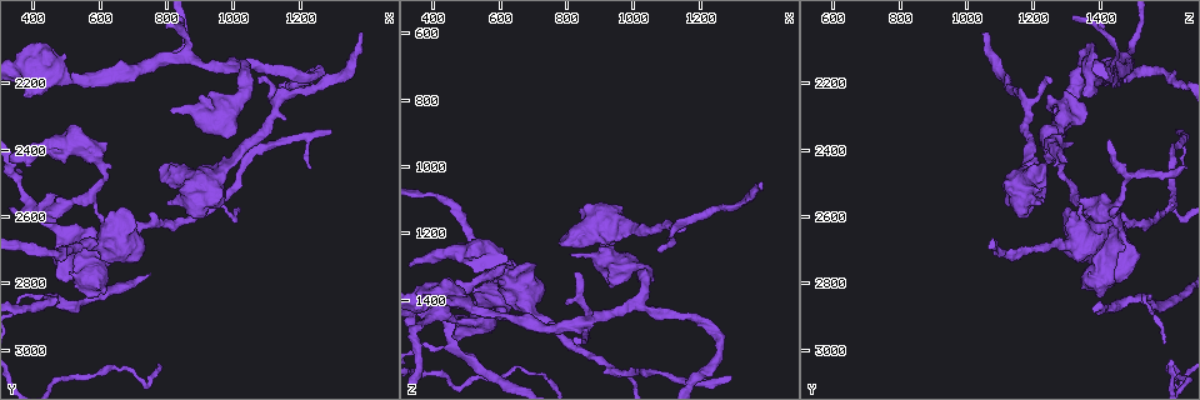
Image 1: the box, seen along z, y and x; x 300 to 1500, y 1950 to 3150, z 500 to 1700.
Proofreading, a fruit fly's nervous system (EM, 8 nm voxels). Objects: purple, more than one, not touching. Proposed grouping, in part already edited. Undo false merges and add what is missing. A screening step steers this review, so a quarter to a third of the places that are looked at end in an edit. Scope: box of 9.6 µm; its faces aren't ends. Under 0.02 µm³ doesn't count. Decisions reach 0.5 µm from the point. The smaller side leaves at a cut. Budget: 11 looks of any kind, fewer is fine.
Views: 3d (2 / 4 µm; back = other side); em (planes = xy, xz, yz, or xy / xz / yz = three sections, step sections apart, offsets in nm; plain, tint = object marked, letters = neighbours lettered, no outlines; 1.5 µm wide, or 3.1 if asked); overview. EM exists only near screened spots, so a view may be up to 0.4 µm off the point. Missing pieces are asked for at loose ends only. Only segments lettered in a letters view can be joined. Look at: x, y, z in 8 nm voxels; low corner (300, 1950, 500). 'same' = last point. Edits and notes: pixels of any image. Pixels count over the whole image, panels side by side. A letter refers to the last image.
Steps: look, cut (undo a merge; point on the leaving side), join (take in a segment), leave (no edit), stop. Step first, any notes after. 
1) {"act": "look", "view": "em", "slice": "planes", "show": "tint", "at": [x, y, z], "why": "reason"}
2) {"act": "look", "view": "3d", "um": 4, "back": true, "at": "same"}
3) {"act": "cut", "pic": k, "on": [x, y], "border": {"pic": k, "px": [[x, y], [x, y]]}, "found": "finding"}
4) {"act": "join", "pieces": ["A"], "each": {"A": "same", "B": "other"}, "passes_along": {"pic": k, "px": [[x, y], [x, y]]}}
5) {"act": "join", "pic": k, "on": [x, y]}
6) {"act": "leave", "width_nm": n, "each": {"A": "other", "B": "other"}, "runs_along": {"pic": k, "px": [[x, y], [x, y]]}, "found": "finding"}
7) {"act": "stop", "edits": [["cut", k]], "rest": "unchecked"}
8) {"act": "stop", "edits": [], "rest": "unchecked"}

{"act": "look", "view": "em", "slice": "planes", "show": "letters", "at": [1380, 2050, 1070], "why": "thin end"}

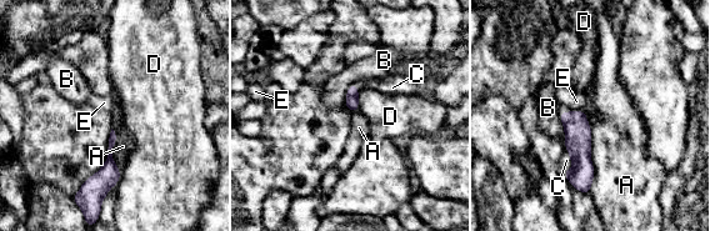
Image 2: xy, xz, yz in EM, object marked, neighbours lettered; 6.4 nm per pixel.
{"act": "join", "pieces": ["C"], "each": {"A": "other", "B": "other", "C": "same", "D": "other", "E": "other"}, "passes_along": {"pic": 2, "px": [[578, 132], [571, 161], [566, 160]]}, "found": "the cell continues"}

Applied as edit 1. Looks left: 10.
{"act": "look", "view": "overview"}

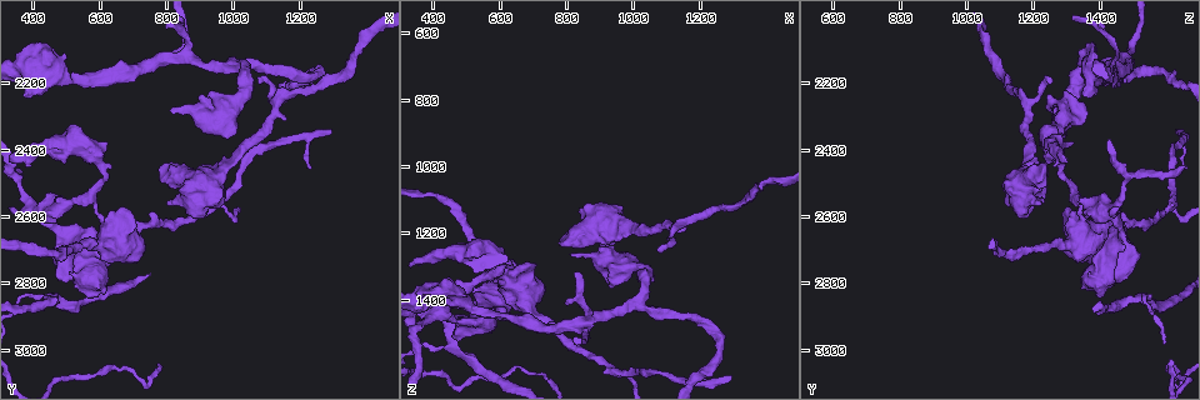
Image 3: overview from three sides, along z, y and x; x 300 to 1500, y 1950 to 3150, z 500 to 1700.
{"act": "look", "view": "em", "slice": "xz", "step": 8, "show": "tint", "at": [840, 2120, 1480], "why": "four or more arms meet"}

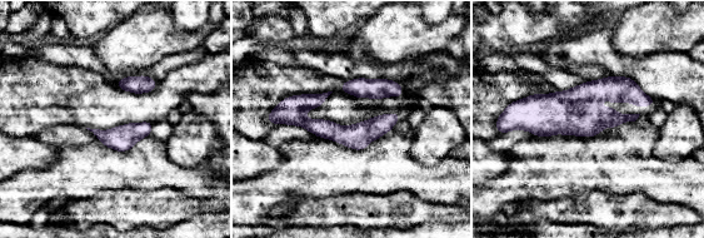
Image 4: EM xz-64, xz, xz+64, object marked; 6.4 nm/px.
{"act": "look", "view": "em", "slice": "planes", "show": "tint", "at": "same"}

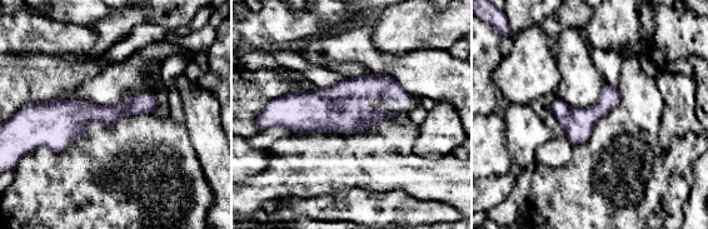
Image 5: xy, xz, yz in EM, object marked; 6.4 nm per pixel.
{"act": "look", "view": "em", "slice": "planes", "show": "letters", "at": "same"}

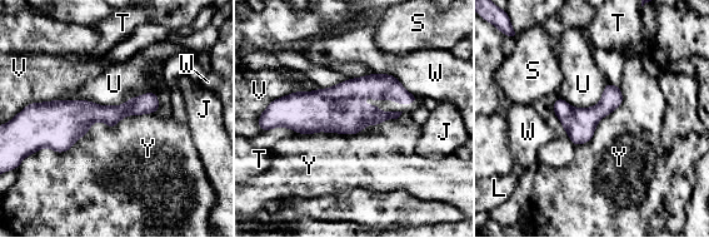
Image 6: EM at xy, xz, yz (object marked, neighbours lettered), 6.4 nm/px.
{"act": "leave", "longest_contact_nm": ["Y", 650], "each": {"J": "other", "L": "other", "S": "other", "T": "other", "U": "other", "V": "other", "W": "other", "Y": "other"}, "runs_along": {"pic": 6, "px": [[412, 98], [355, 89], [333, 110], [279, 112]]}, "found": "one cell here"}

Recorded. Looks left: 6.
{"act": "look", "view": "3d", "um": 2, "at": [800, 2570, 1220]}

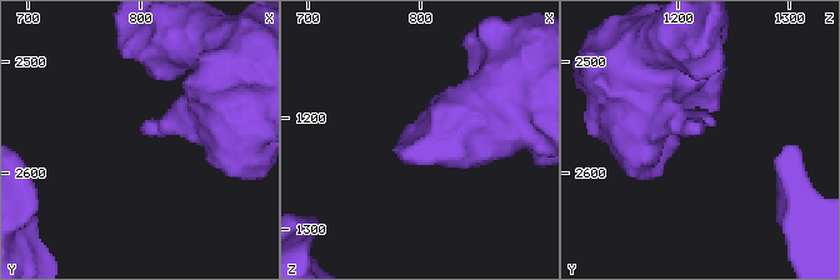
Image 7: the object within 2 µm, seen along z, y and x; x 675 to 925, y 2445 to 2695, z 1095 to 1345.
{"act": "look", "view": "em", "slice": "planes", "show": "letters", "at": [802, 2566, 1218], "why": "shape alone is not enough"}

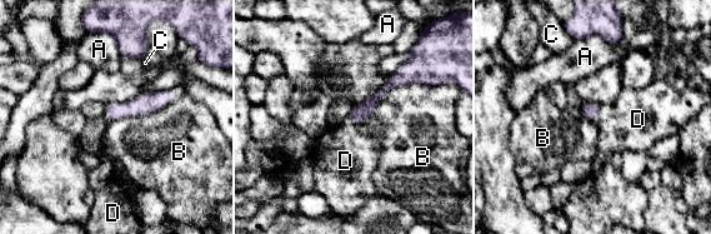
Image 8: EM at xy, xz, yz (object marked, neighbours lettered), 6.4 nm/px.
{"act": "join", "pieces": ["D"], "each": {"A": "other", "B": "other", "C": "other", "D": "same"}, "found": "it goes on there"}

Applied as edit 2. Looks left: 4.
{"act": "look", "view": "em", "slice": "planes", "show": "letters", "at": [430, 2600, 1430], "why": "three-way junction"}

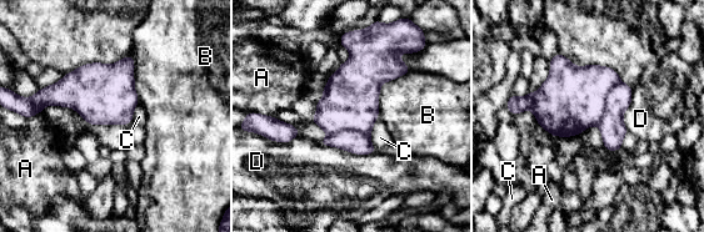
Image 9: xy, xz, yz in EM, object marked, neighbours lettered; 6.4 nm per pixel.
{"act": "cut", "pic": 9, "on": [612, 126], "each": {"A": "other", "B": "other", "C": "other", "D": "other"}, "found": "a second cell is stuck on"}

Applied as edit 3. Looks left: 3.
{"act": "stop", "edits": [["join", 2], ["join", 8], ["cut", 9]], "rest": "unchecked"}

